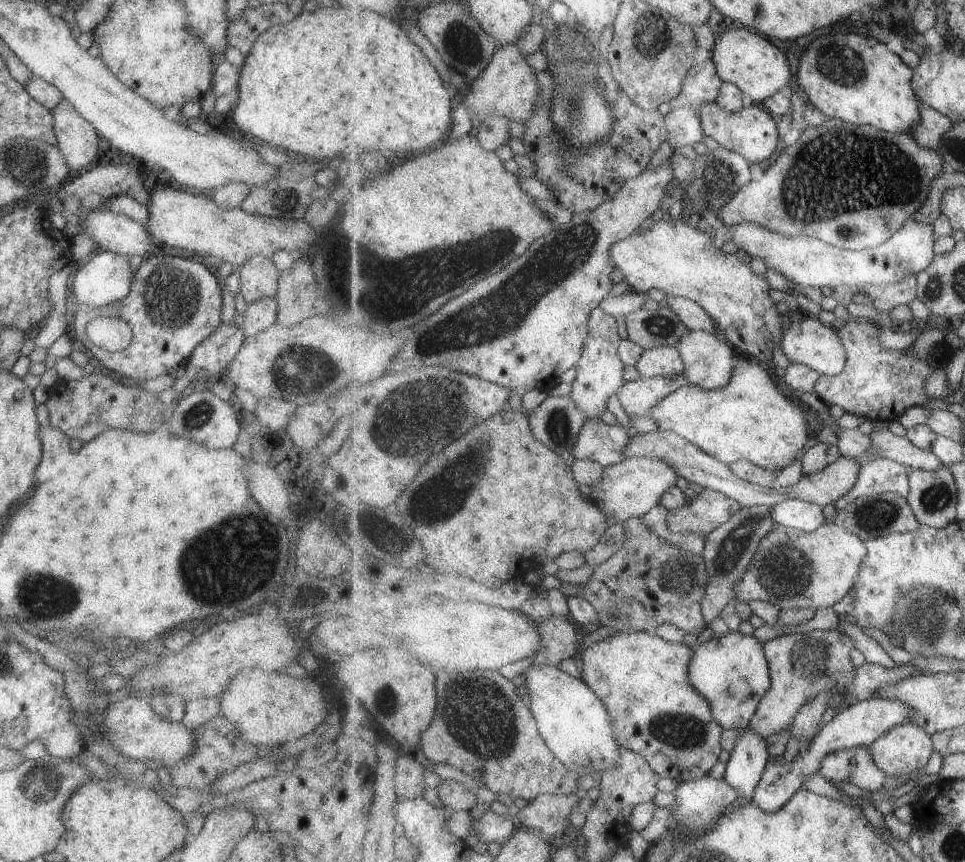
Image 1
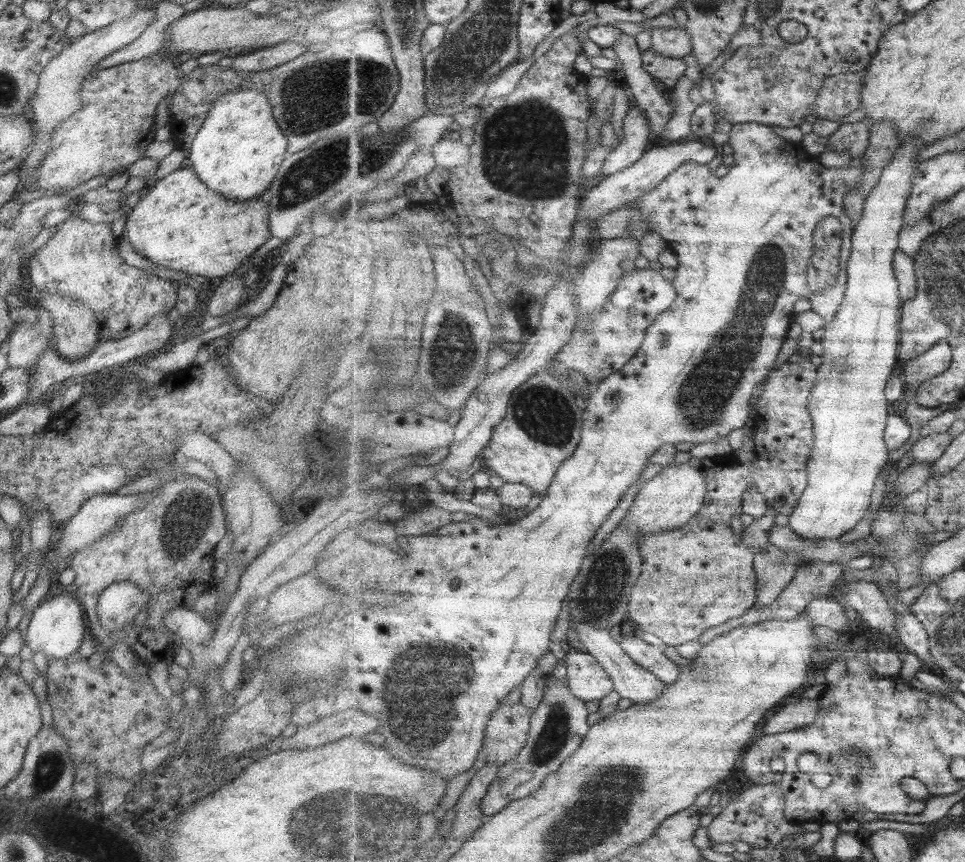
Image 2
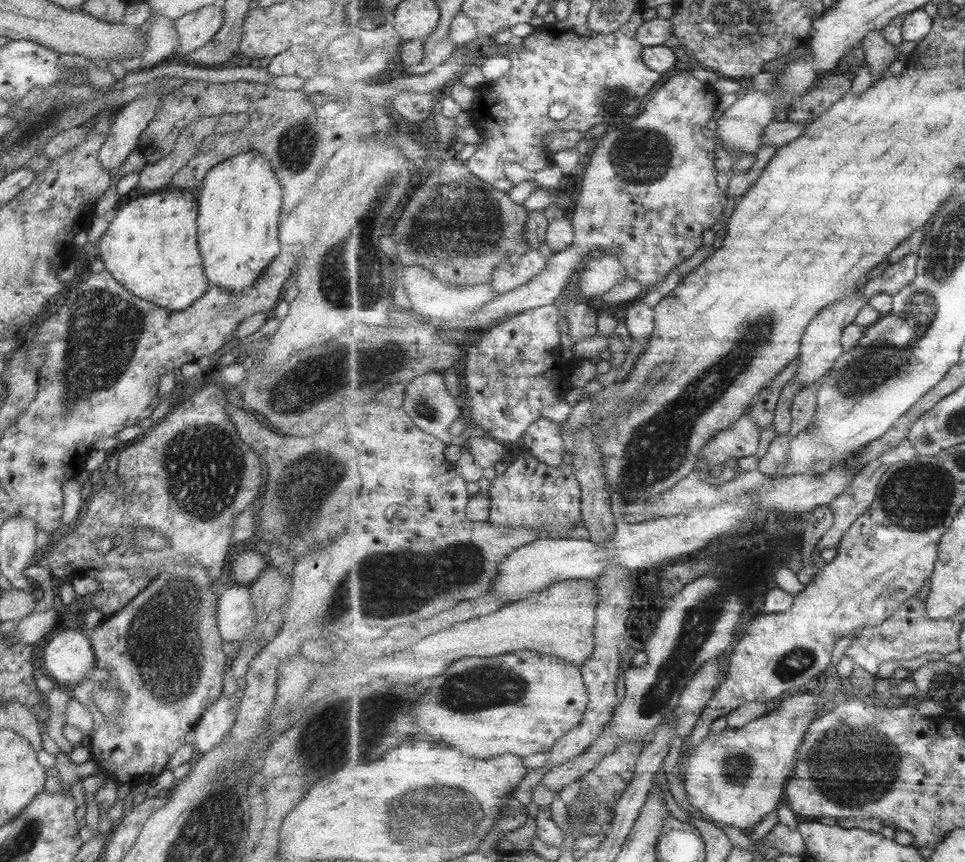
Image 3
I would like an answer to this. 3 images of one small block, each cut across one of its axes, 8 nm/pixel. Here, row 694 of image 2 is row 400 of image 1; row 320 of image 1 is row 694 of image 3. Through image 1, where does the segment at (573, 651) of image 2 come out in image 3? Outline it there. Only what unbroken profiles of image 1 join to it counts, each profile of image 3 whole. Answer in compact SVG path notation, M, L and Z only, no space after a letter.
M608 566L608 570L599 580L602 596L596 630L597 649L594 656L582 667L585 683L591 695L590 705L584 720L574 730L563 736L547 754L548 760L555 766L583 755L595 743L595 740L602 736L622 704L621 699L618 698L618 680L622 677L620 666L623 663L623 647L627 643L628 618L634 606L630 600L630 583L634 580L632 576L634 573L626 566Z

